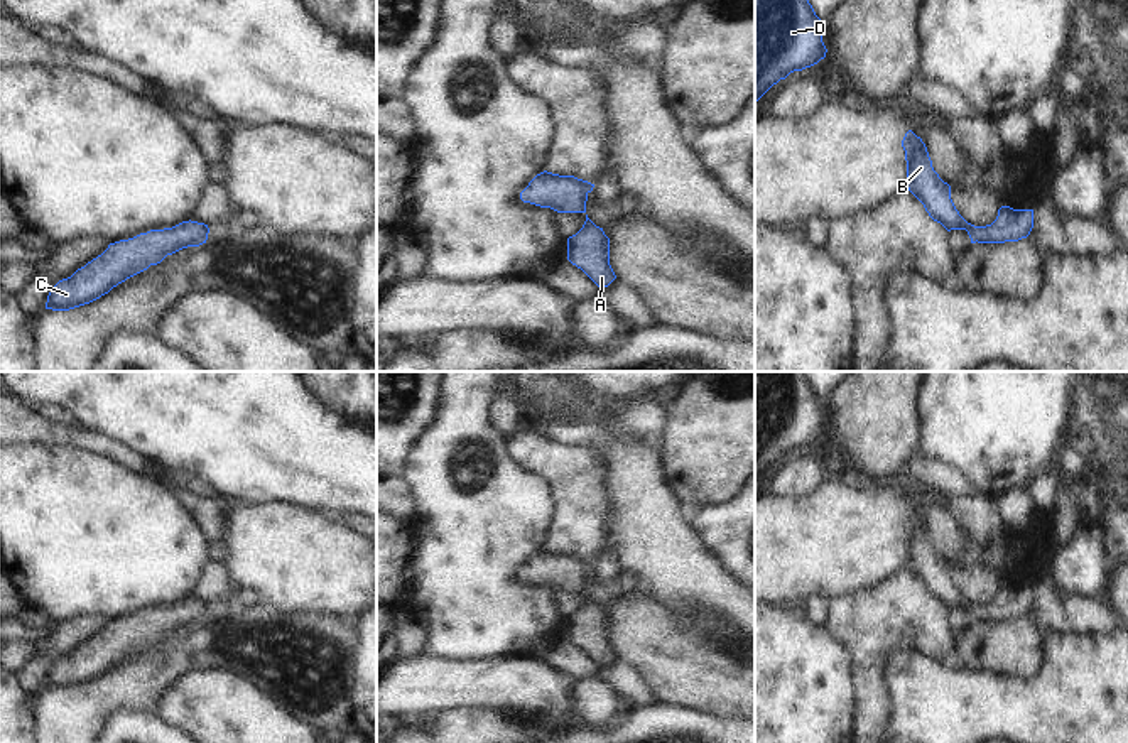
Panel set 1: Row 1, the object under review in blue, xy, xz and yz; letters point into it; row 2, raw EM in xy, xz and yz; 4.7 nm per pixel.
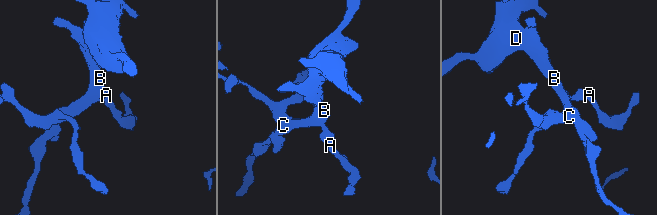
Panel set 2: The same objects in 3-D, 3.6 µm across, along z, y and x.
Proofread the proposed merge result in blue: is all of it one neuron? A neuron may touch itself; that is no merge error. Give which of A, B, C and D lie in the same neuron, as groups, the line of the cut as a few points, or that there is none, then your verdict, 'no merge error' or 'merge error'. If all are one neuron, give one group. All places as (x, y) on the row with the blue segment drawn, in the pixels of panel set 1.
A B C D | no cut | no merge error

